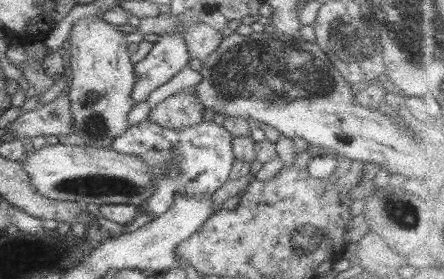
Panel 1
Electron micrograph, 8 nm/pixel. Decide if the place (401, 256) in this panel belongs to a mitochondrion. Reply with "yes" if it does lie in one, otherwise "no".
no

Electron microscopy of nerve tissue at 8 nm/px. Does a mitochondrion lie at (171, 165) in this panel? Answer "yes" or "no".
yes

